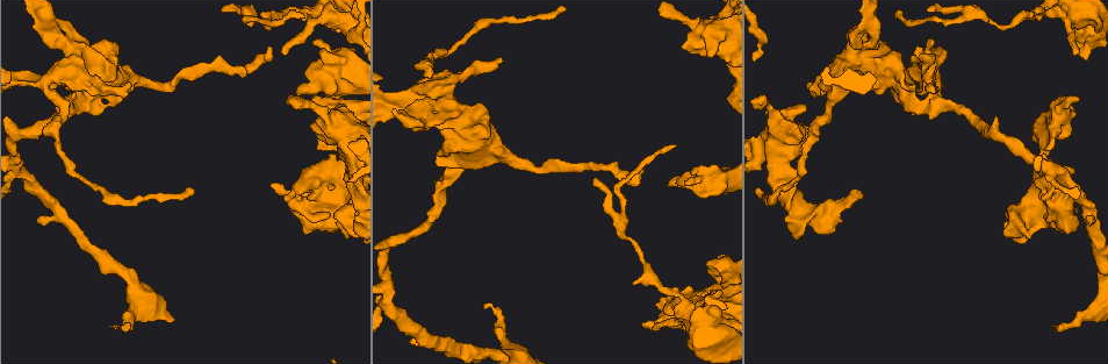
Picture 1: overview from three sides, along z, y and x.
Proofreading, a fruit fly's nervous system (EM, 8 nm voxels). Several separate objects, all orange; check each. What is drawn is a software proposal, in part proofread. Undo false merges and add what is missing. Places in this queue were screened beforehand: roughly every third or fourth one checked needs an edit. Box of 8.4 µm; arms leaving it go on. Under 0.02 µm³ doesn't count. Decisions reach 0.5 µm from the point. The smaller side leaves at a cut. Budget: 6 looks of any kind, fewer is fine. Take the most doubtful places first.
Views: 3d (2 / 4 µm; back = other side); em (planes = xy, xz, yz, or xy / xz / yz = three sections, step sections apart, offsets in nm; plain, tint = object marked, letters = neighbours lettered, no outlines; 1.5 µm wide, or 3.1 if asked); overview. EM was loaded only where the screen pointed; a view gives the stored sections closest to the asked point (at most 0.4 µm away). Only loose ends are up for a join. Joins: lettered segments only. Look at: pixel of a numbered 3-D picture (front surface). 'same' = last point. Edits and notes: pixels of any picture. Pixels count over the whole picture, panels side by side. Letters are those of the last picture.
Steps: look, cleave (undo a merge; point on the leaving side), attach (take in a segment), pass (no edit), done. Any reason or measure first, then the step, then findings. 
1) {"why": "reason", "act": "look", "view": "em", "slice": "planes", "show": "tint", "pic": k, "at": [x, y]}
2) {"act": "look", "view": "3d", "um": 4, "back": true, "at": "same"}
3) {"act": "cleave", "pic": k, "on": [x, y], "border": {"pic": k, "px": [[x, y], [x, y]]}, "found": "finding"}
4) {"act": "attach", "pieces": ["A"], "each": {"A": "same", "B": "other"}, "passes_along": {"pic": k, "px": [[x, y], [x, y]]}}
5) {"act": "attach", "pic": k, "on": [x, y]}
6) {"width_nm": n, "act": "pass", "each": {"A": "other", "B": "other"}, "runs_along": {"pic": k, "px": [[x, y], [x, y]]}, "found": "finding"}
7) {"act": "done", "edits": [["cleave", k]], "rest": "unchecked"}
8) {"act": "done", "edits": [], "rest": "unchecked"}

{"why": "an open end", "act": "look", "view": "em", "slice": "planes", "show": "tint", "pic": 1, "at": [1054, 326]}

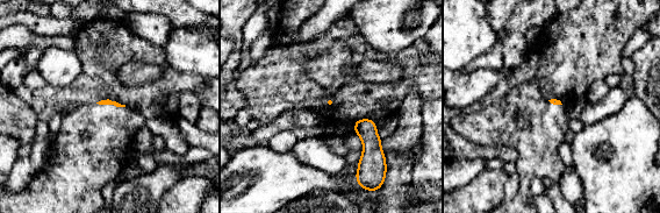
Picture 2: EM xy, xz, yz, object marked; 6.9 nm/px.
{"why": "see the neighbours", "act": "look", "view": "em", "slice": "planes", "show": "letters", "at": "same"}

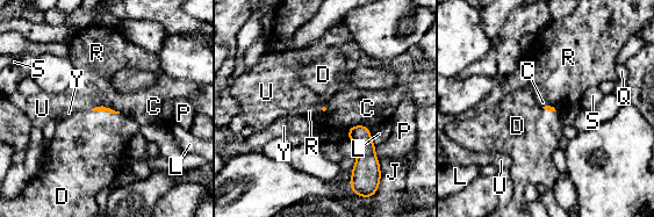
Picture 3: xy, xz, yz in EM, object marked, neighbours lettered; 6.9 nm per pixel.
{"act": "attach", "pieces": ["D"], "each": {"C": "other", "D": "same", "J": "other", "L": "other", "P": "other", "Q": "other", "R": "other", "S": "other", "U": "other", "Y": "other"}, "passes_along": {"pic": 3, "px": [[101, 108], [105, 110], [106, 137]]}, "found": "the cell continues"}

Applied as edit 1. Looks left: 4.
{"why": "thin end", "act": "look", "view": "em", "slice": "planes", "show": "plain", "pic": 1, "at": [1075, 54]}

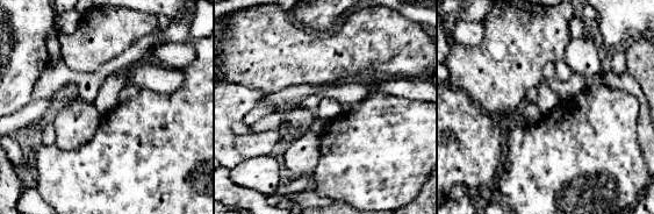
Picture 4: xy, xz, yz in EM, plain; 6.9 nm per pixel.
{"why": "what lies round it", "act": "look", "view": "em", "slice": "planes", "show": "letters", "at": "same"}

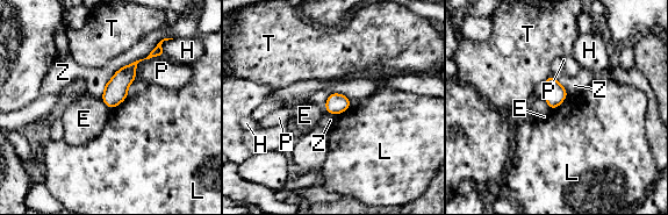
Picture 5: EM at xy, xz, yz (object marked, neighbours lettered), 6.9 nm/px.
{"longest_contact_nm": ["Z", 600], "act": "pass", "each": {"E": "other", "H": "other", "L": "other", "P": "other", "T": "other", "Z": "other"}, "found": "none of them fits"}

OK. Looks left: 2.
{"why": "stops while still wide", "act": "look", "view": "em", "slice": "xz", "step": 8, "show": "letters", "pic": 1, "at": [119, 103]}

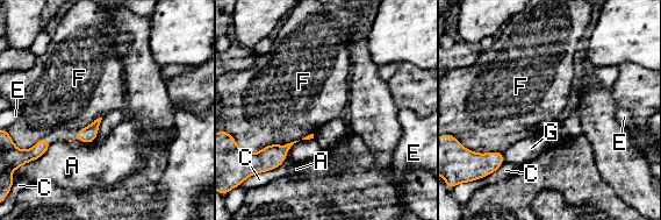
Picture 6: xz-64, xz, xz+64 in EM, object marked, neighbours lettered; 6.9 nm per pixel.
{"act": "pass", "each": {"A": "other", "C": "other", "E": "other", "F": "other", "G": "other"}, "border": {"pic": 6, "px": [[299, 139], [267, 144], [258, 153]]}, "found": "no lettered segment goes on from it"}

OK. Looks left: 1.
{"act": "done", "edits": [["attach", 3]], "rest": "unchecked"}

